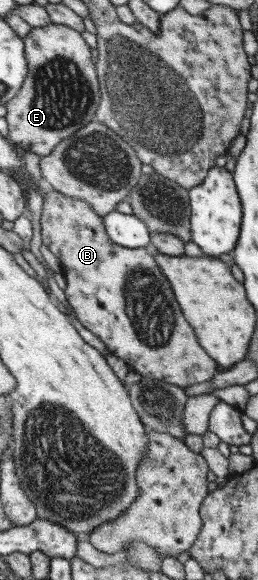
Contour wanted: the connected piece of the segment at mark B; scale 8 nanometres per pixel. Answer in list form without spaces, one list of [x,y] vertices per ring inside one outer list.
[[[48,189],[44,196],[40,225],[42,244],[62,264],[66,278],[64,292],[76,318],[105,343],[109,352],[124,360],[142,376],[165,380],[182,389],[207,382],[217,374],[218,364],[205,352],[194,328],[185,320],[171,284],[156,263],[151,248],[125,248],[115,244],[107,234],[104,218],[89,203],[52,189]]]

